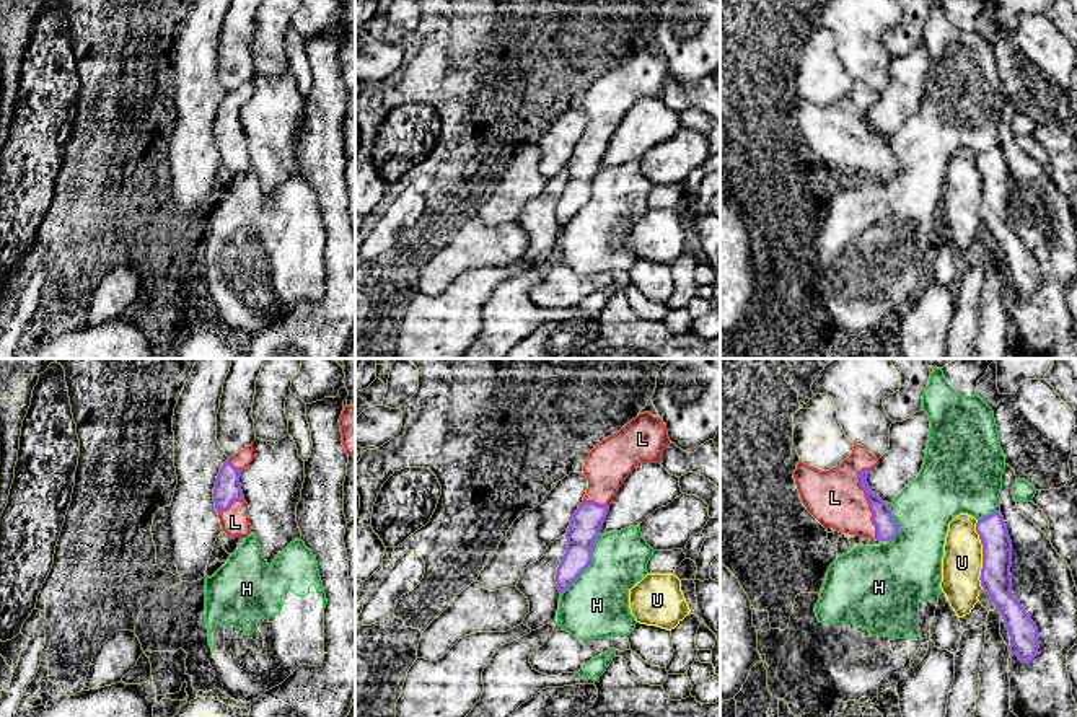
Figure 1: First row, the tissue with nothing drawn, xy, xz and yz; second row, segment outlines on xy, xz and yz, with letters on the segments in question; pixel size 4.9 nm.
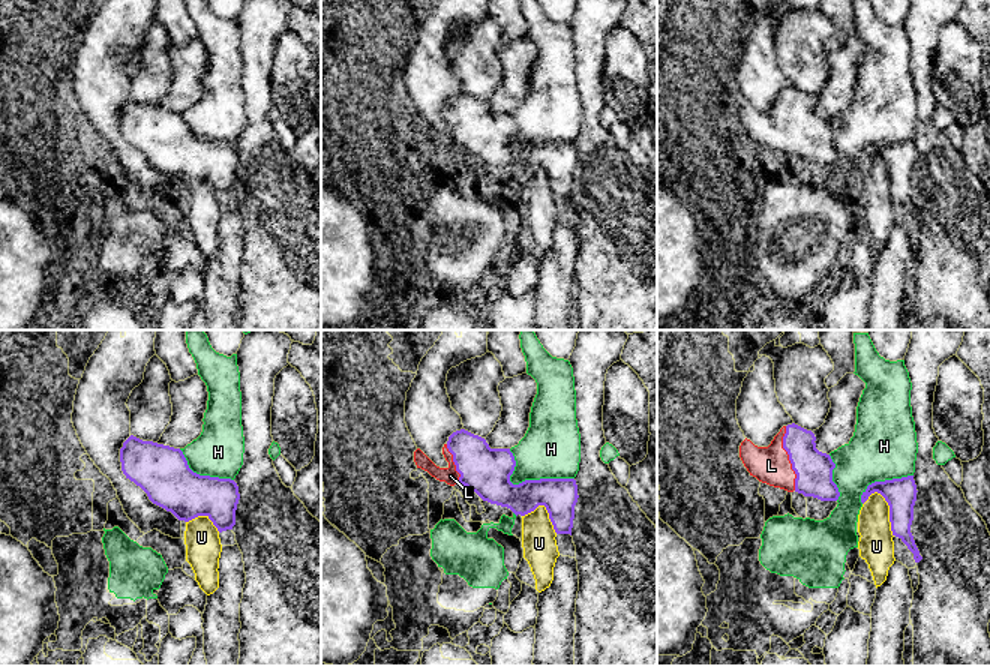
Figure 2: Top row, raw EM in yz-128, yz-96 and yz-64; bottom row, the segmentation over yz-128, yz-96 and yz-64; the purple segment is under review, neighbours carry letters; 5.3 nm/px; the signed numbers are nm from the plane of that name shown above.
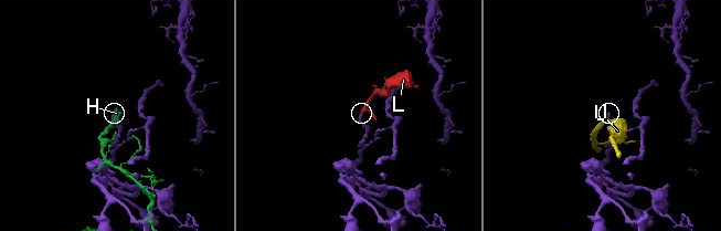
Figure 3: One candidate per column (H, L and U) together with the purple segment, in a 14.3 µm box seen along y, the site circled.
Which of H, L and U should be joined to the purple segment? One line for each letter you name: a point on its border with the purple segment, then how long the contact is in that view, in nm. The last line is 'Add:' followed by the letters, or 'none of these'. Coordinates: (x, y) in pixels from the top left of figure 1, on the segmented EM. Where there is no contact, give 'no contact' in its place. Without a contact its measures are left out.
L: yz (869, 502) | 360 nm
Add: L

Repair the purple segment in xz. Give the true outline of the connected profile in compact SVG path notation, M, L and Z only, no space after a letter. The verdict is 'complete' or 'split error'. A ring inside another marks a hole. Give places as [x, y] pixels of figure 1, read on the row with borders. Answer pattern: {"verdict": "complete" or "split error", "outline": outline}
{"verdict": "split error", "outline": "M644 412L590 451L583 466L588 489L567 528L567 549L556 574L560 593L590 565L591 548L629 473L640 463L662 463L668 442L663 420Z"}

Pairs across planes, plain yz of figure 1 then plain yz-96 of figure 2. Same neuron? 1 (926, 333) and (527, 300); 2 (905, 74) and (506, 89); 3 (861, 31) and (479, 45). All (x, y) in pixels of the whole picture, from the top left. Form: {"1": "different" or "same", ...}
{"1": "same", "2": "same", "3": "same"}

